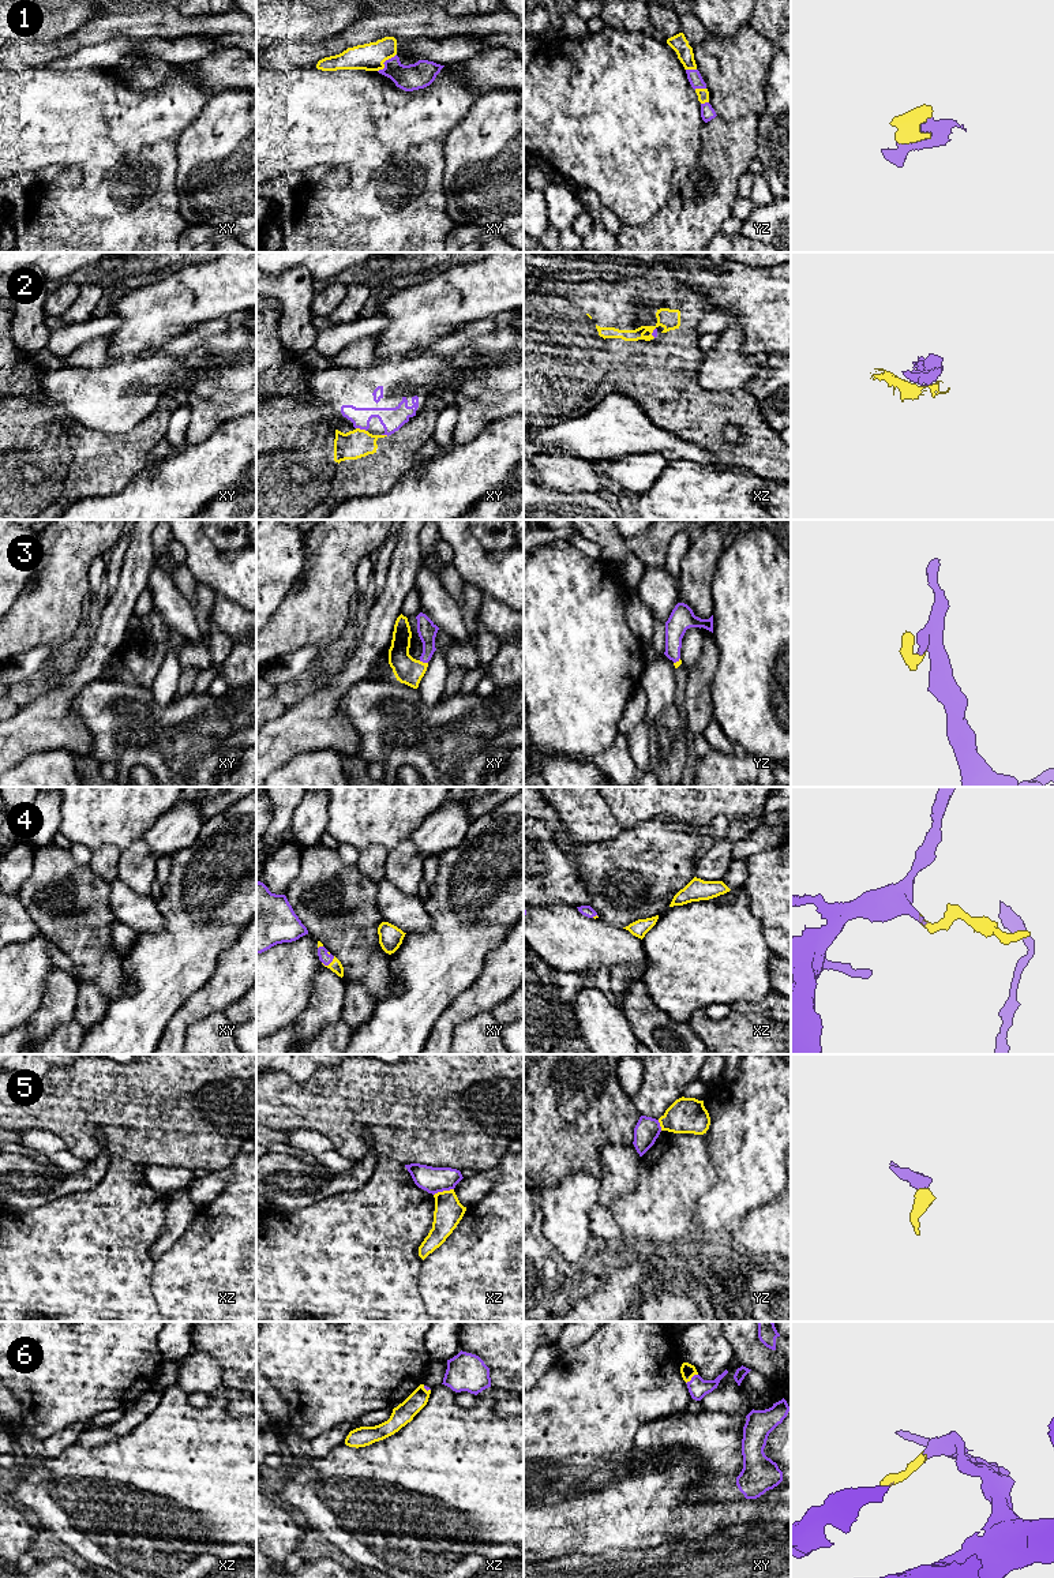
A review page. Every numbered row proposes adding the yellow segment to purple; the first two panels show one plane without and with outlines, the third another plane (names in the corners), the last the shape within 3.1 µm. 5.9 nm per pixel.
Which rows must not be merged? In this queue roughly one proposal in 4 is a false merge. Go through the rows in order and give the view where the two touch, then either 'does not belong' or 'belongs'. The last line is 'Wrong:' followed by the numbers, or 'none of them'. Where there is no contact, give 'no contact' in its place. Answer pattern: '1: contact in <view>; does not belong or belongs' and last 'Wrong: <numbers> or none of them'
1: contact in xy; belongs
2: contact in xy; does not belong
3: contact in xy; belongs
4: contact in xy; belongs
5: contact in xz; does not belong
6: contact in xy; belongs
Wrong: 2, 5

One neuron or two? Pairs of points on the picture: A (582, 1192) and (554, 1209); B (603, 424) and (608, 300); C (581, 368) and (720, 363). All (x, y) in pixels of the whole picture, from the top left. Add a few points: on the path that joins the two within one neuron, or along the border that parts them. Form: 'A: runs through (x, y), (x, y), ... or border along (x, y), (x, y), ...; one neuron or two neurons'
A: runs through (576, 1196), (561, 1209); one neuron
B: border along (607, 394), (578, 416); two neurons
C: border along (705, 353), (696, 379), (705, 388), (720, 390); two neurons

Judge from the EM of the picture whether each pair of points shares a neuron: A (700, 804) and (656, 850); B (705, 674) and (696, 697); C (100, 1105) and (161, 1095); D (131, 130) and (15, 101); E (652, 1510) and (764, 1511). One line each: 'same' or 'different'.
A: different
B: same
C: same
D: same
E: same

